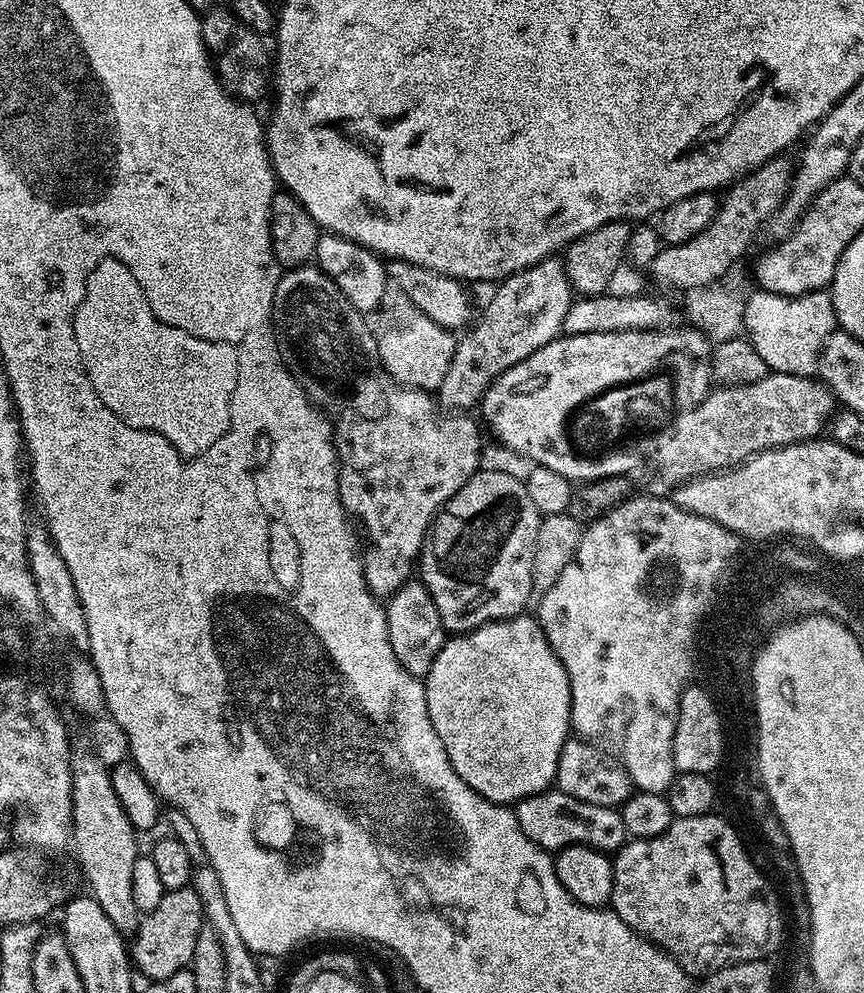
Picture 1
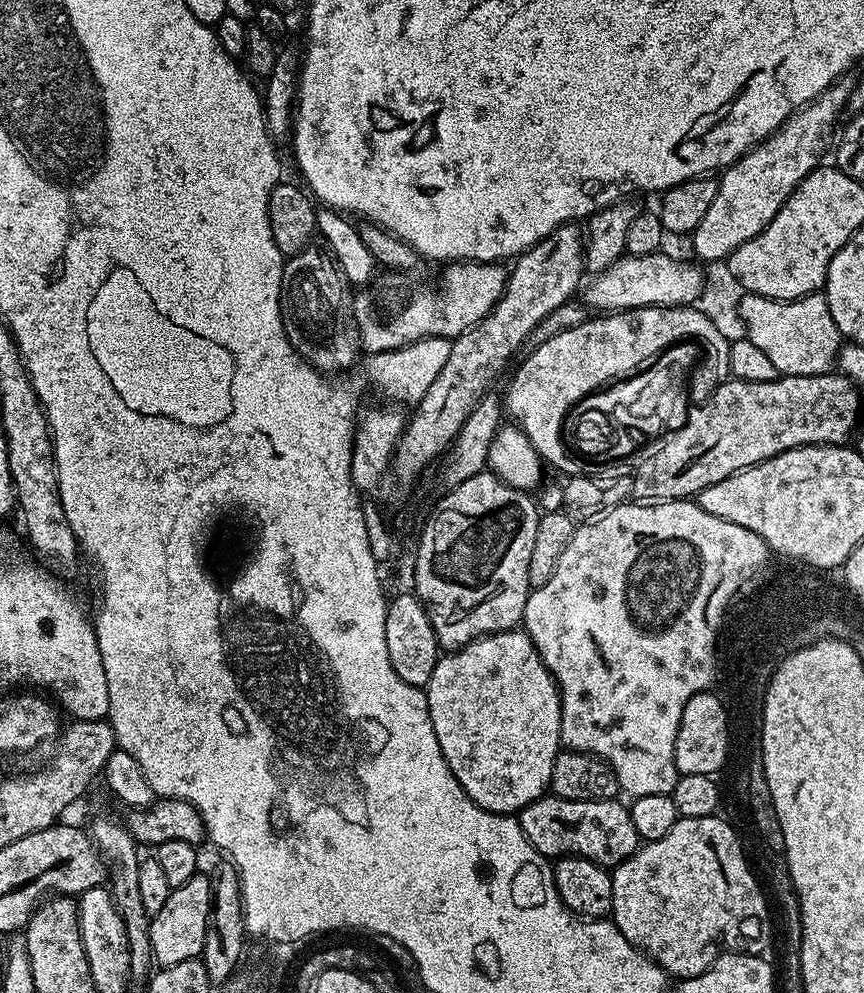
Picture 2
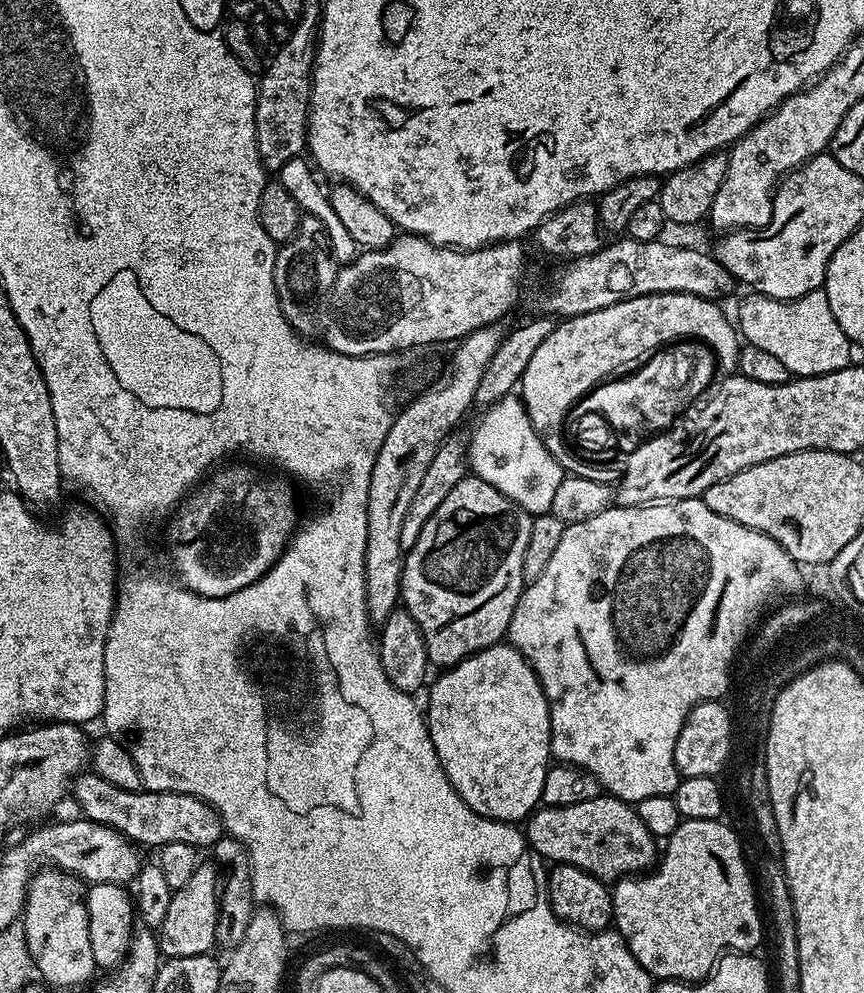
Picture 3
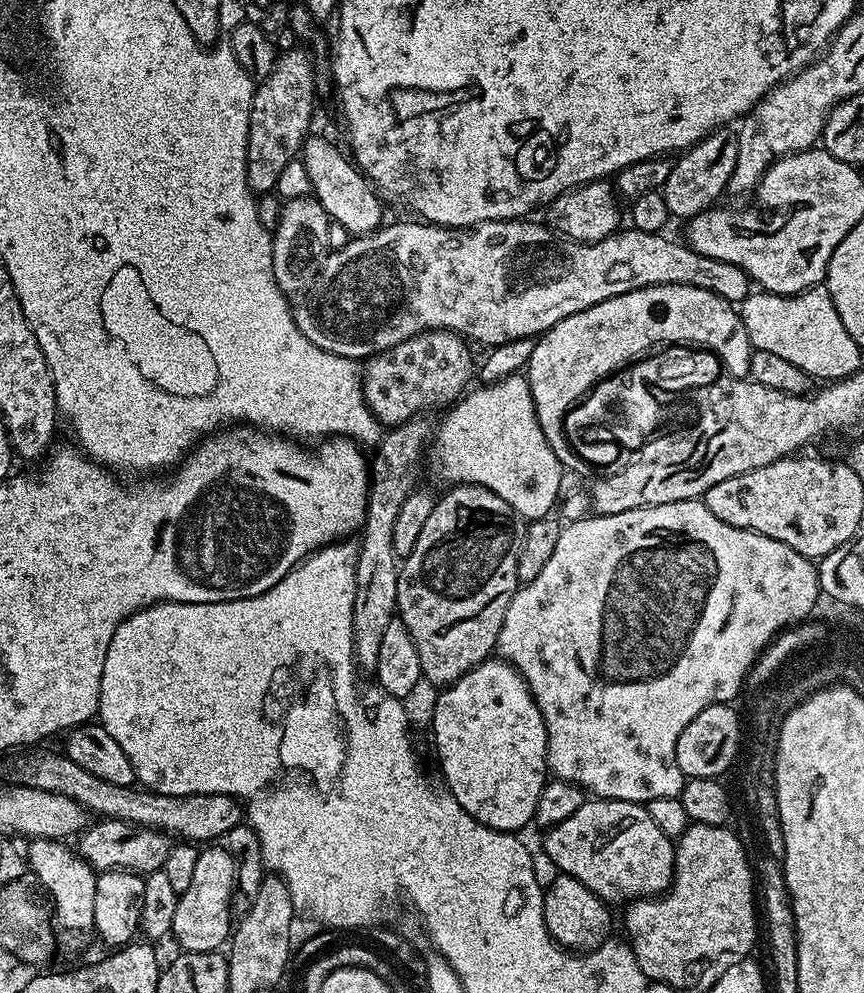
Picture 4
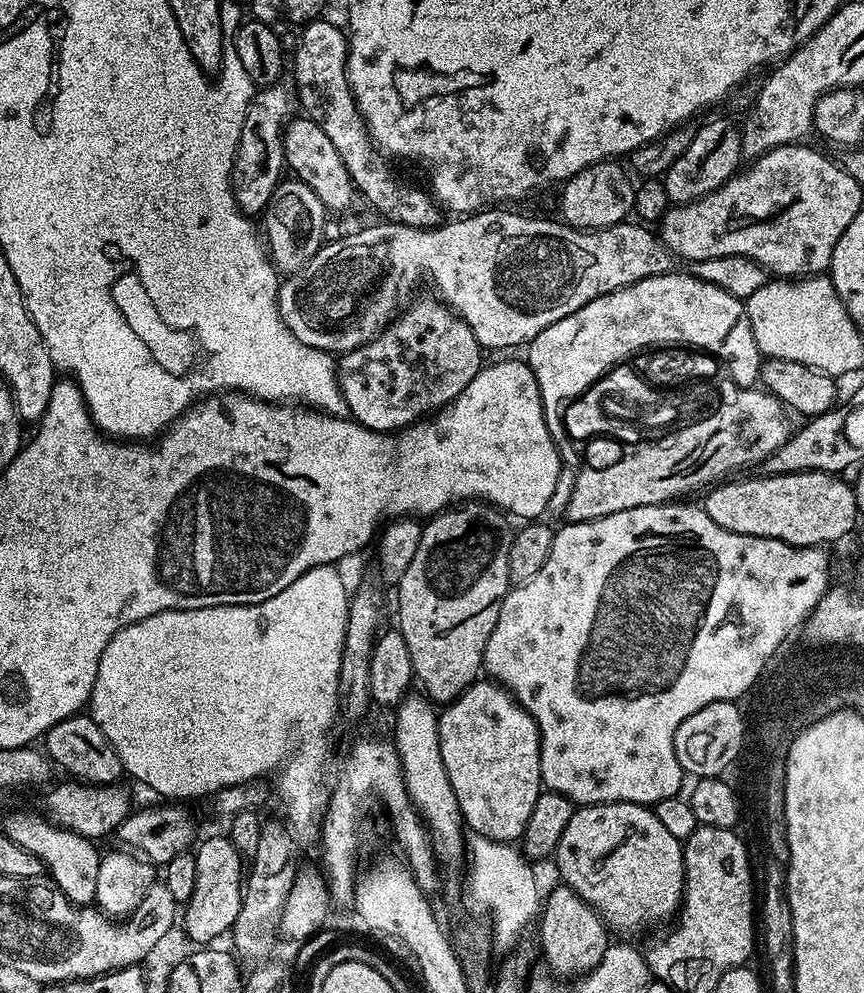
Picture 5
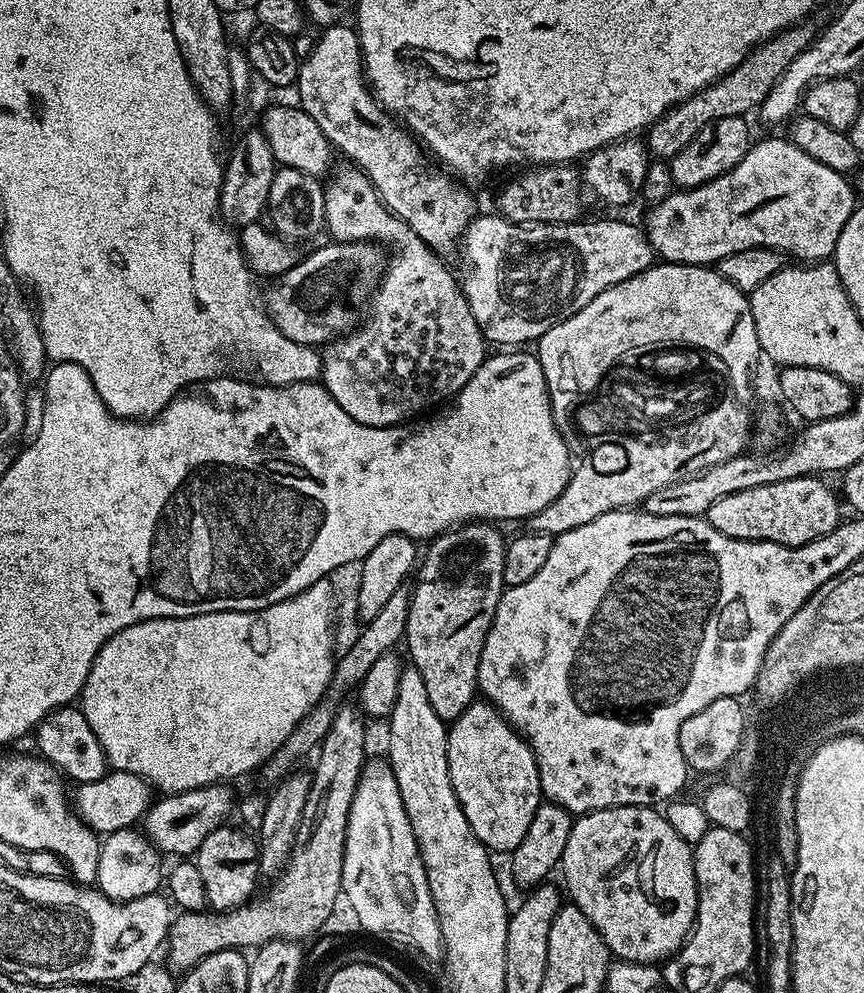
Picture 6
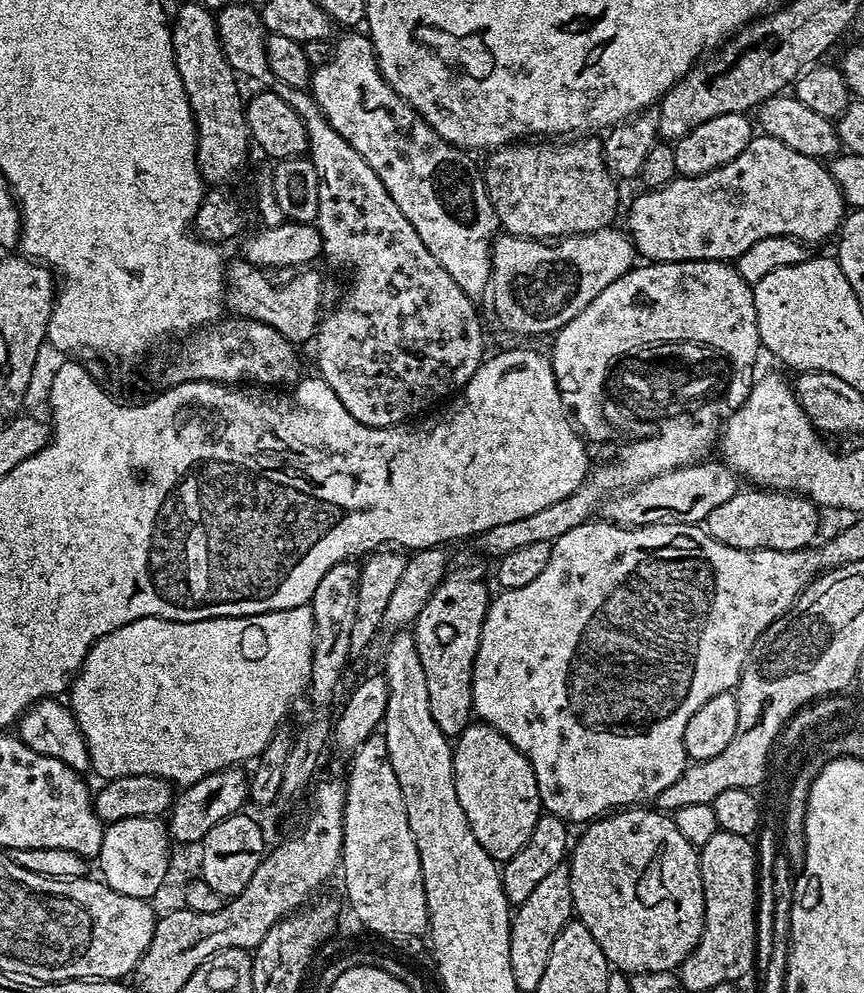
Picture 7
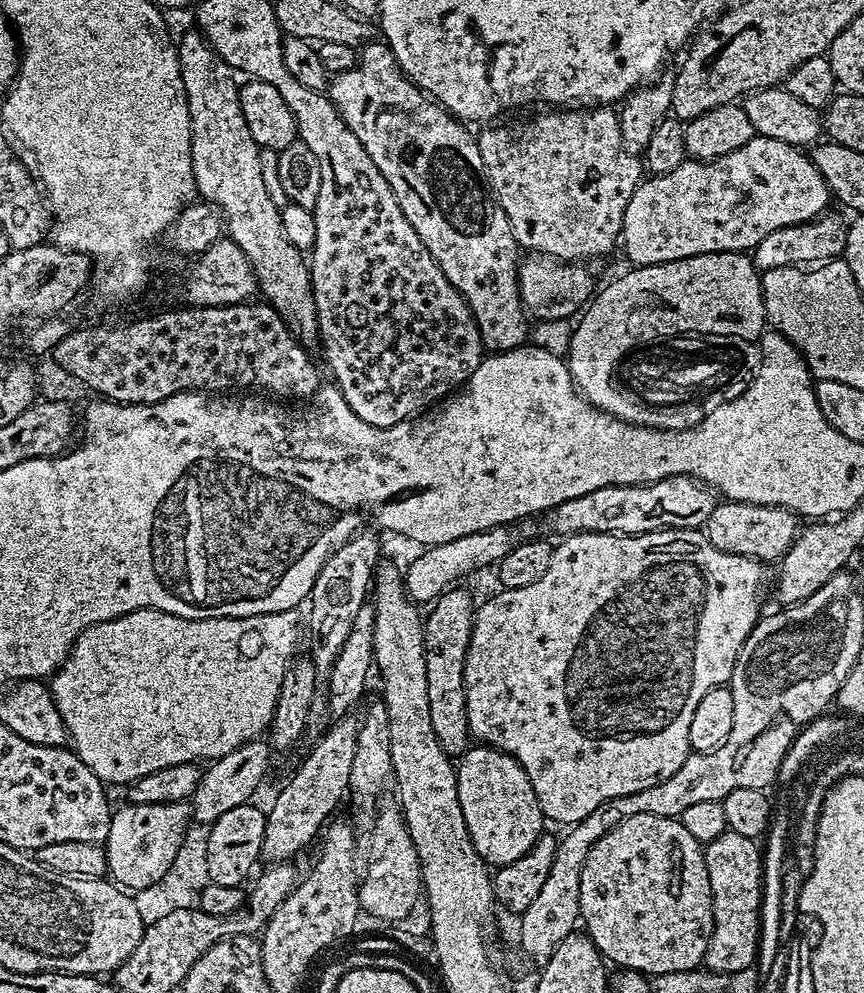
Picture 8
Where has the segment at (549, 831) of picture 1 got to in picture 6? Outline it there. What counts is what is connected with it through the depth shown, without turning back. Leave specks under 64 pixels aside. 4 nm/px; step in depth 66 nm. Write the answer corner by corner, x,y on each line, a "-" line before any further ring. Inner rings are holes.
627,804
626,806
618,806
617,808
603,808
602,810
594,810
593,812
585,812
577,815
572,822
570,839
566,842
566,850
562,850
558,872
559,875
564,875
562,888
566,893
567,899
571,903
576,904
578,910
582,910
582,914
586,914
586,918
590,918
590,926
594,926
594,930
598,930
602,942
606,942
609,953
617,961
623,962
628,966
656,966
665,960
669,960
679,948
684,947
684,943
688,940
688,936
696,924
698,886
694,878
693,851
693,845
686,843
671,828
670,822
666,822
664,815
657,811
655,807
645,806
643,804

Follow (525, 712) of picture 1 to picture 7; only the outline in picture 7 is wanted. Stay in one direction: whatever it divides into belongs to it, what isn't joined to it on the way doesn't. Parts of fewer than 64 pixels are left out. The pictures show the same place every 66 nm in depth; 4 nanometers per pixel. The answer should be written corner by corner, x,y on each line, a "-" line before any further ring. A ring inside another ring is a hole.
473,722
466,730
462,730
460,736
455,737
452,781
458,802
462,802
466,822
470,822
470,830
474,830
474,838
478,838
482,850
486,850
486,854
490,854
497,862
514,858
514,854
518,854
518,850
526,846
526,838
530,838
530,833
542,814
538,782
528,759
498,730
483,722

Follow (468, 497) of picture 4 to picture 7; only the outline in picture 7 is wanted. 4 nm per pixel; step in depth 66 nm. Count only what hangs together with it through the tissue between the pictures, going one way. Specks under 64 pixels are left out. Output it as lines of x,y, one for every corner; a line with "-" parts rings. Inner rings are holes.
476,564
465,568
453,567
437,586
422,614
414,621
414,635
418,646
418,658
422,658
422,670
426,670
426,691
430,698
430,718
442,734
455,738
473,723
472,671
478,654
478,642
482,634
482,622
488,613
490,591
484,581
484,572

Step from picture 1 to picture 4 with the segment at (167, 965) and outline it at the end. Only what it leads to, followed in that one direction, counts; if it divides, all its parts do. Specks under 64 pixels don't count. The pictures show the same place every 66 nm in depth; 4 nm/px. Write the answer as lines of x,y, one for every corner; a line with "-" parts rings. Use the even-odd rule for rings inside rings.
222,846
201,847
190,890
179,893
174,906
171,933
183,951
214,952
225,947
234,928
232,894
235,890
236,863
230,853

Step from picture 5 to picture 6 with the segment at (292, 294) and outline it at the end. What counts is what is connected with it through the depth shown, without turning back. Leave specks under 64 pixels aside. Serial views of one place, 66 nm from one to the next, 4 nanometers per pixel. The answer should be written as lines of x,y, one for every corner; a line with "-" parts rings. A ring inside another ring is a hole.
493,214
493,216
477,215
476,219
469,224
462,237
462,249
464,248
464,260
468,263
468,269
462,276
462,289
466,302
469,303
470,311
474,314
474,319
481,328
485,341
489,345
496,346
528,346
539,340
546,330
550,330
558,322
578,314
586,302
594,302
602,290
610,290
618,282
626,282
626,278
634,278
634,274
642,274
646,269
652,267
654,263
654,253
652,244
648,240
647,231
636,224
627,224
624,220
592,220
589,224
585,222
573,222
570,224
515,224
506,219
505,216
-
341,240
327,242
317,252
305,255
286,274
275,281
272,289
265,291
262,303
268,316
286,338
299,344
324,346
329,341
343,336
359,328
365,319
372,303
373,291
381,281
382,269
386,264
386,256
379,252
381,249
375,243
366,240

